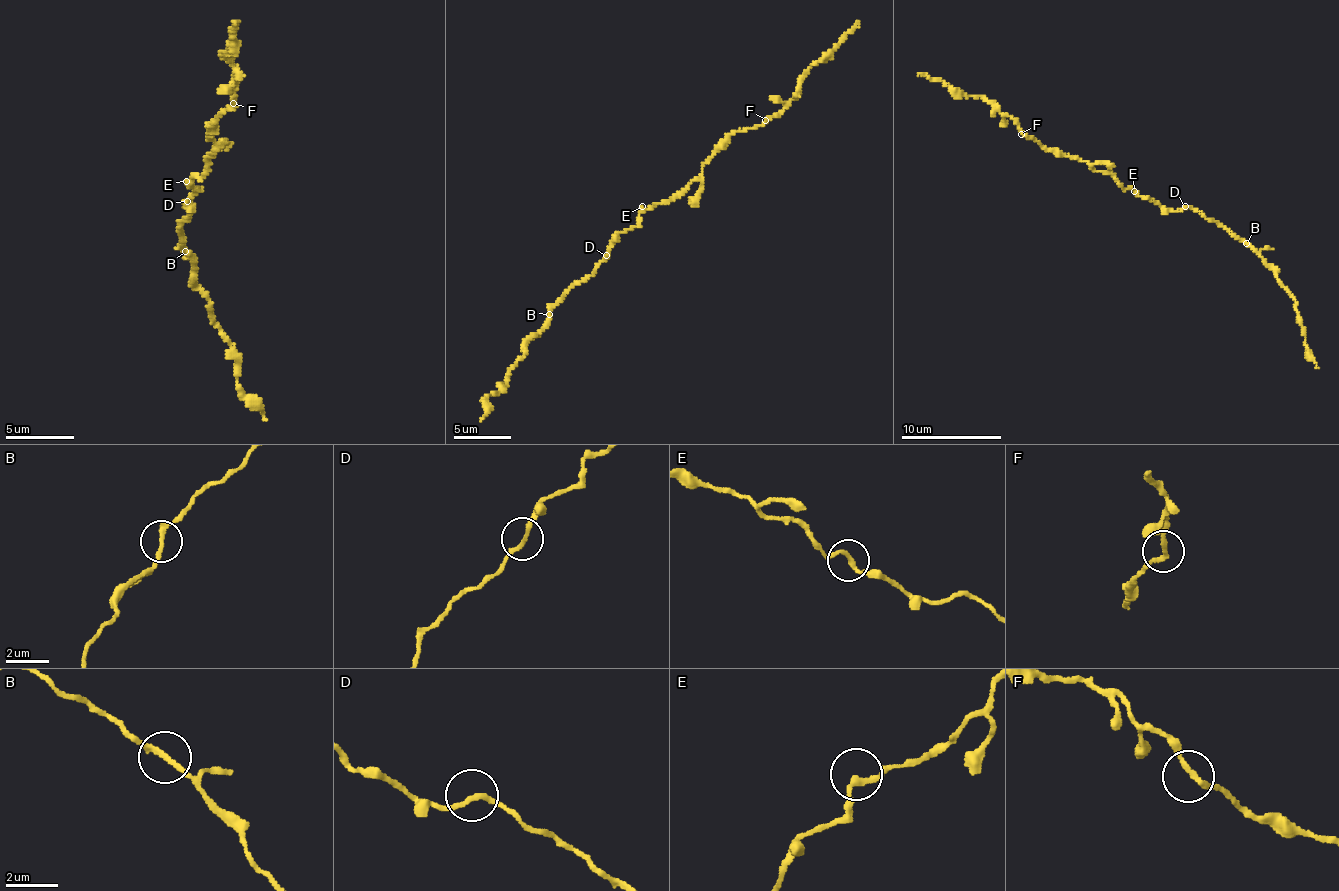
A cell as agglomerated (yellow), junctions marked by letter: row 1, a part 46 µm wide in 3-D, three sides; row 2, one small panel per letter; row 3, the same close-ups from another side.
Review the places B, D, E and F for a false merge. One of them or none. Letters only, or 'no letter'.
no letter

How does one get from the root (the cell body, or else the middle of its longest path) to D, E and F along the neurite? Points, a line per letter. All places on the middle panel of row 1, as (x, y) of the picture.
D: (639, 224), (614, 238), (606, 255)
E: (639, 224), (642, 206)
F: (639, 224), (639, 215), (663, 203), (700, 174), (702, 163), (728, 137), (746, 128), (755, 128), (765, 120)

